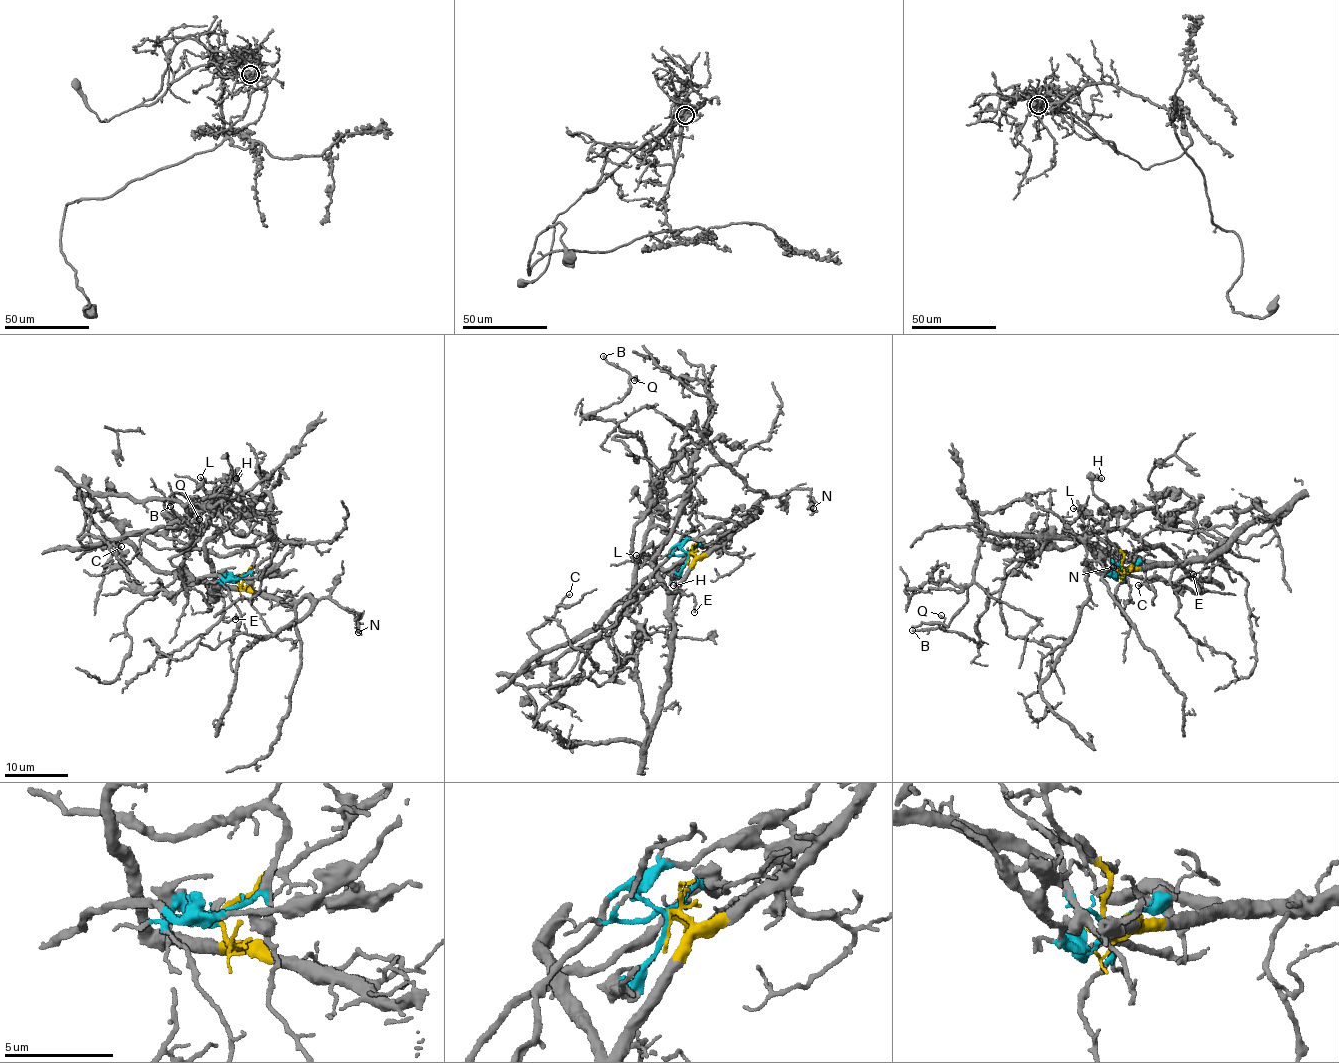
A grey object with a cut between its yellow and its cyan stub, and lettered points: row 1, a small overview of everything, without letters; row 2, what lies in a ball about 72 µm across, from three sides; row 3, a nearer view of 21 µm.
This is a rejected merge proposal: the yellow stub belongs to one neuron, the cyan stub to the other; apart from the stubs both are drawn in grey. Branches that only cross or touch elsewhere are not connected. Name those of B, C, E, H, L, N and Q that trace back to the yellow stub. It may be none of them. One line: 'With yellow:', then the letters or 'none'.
With yellow: E, N

